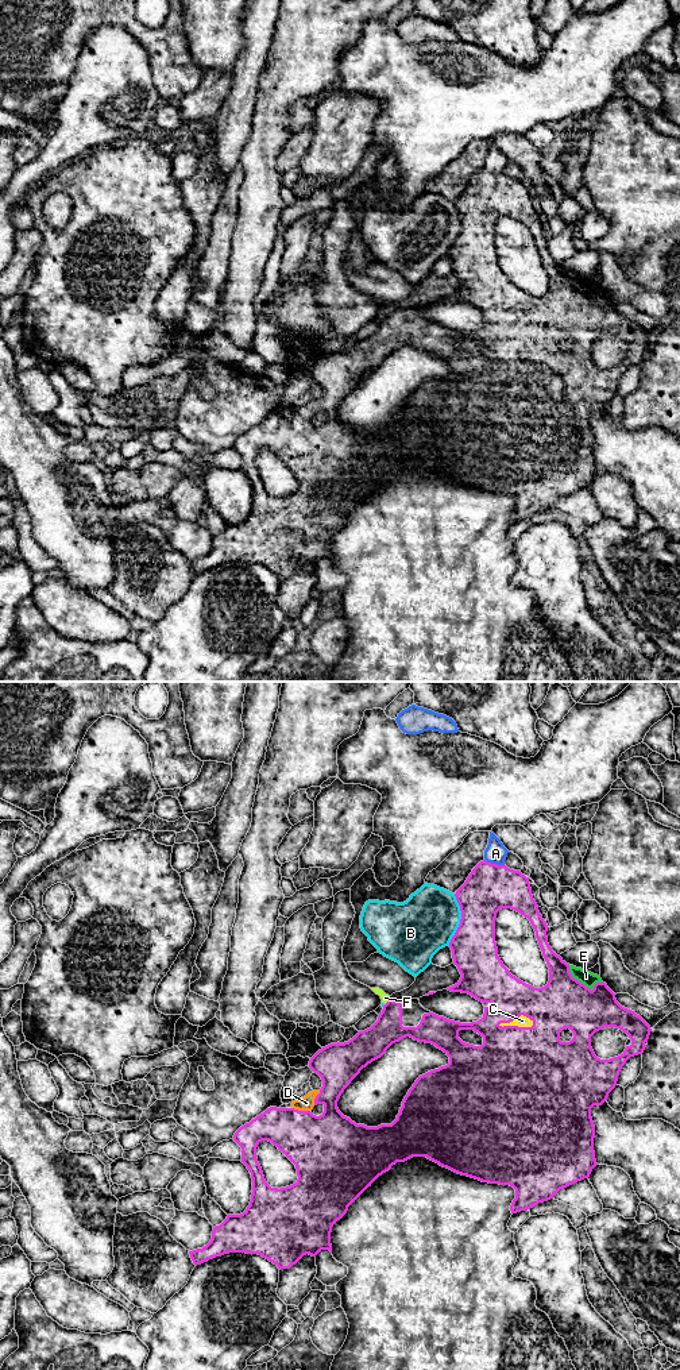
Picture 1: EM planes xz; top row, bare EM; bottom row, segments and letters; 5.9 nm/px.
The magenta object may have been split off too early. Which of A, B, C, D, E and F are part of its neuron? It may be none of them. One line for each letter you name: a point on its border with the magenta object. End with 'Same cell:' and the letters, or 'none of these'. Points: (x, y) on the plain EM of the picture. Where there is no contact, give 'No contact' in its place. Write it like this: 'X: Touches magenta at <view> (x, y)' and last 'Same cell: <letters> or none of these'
C: Touches magenta at xz (517, 335)
D: Touches magenta at xz (301, 420)
E: Touches magenta at xz (583, 293)
Same cell: C, D, E

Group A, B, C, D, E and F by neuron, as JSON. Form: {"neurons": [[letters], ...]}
{"neurons": [["A"], ["B", "F"], ["C", "D", "E"]]}

